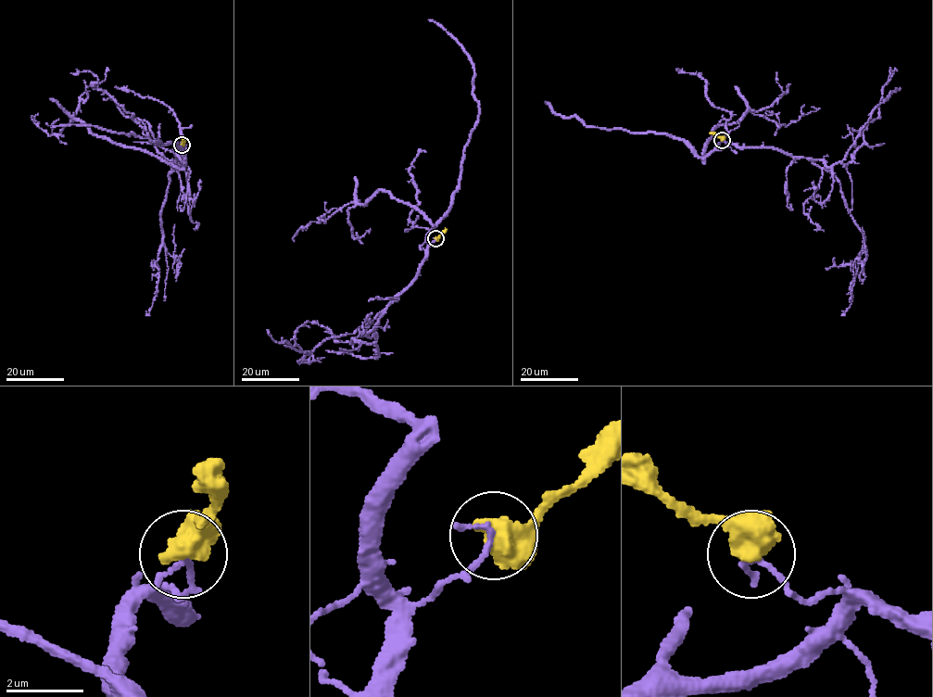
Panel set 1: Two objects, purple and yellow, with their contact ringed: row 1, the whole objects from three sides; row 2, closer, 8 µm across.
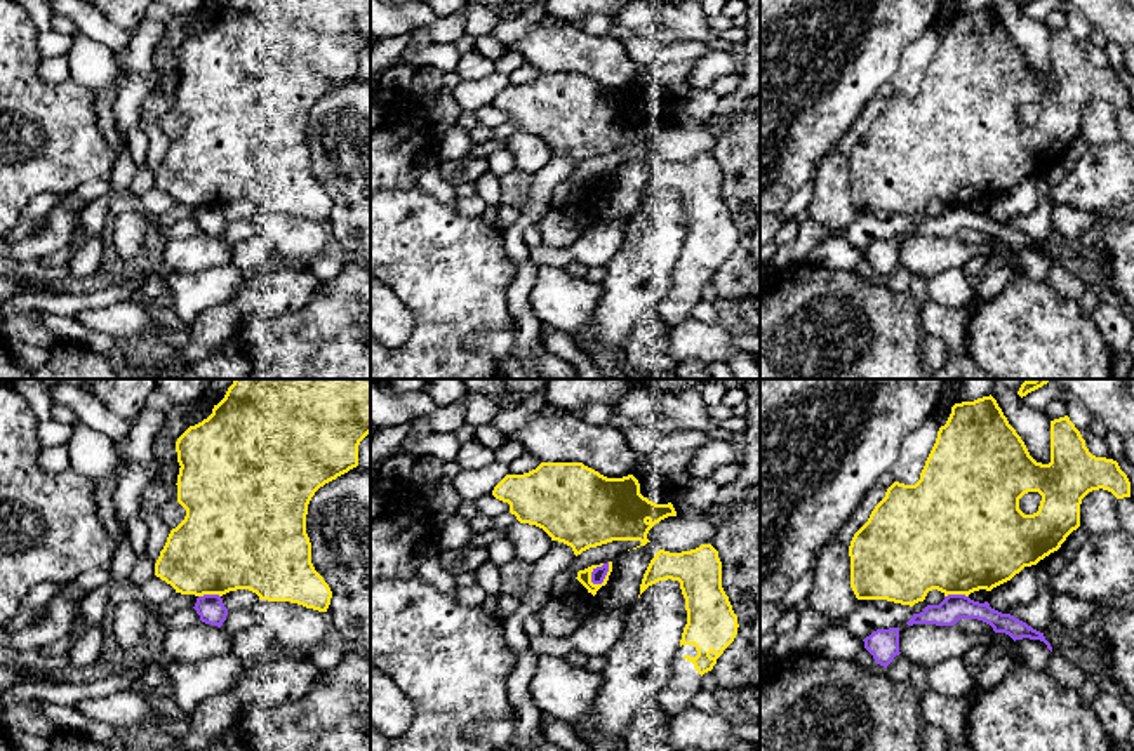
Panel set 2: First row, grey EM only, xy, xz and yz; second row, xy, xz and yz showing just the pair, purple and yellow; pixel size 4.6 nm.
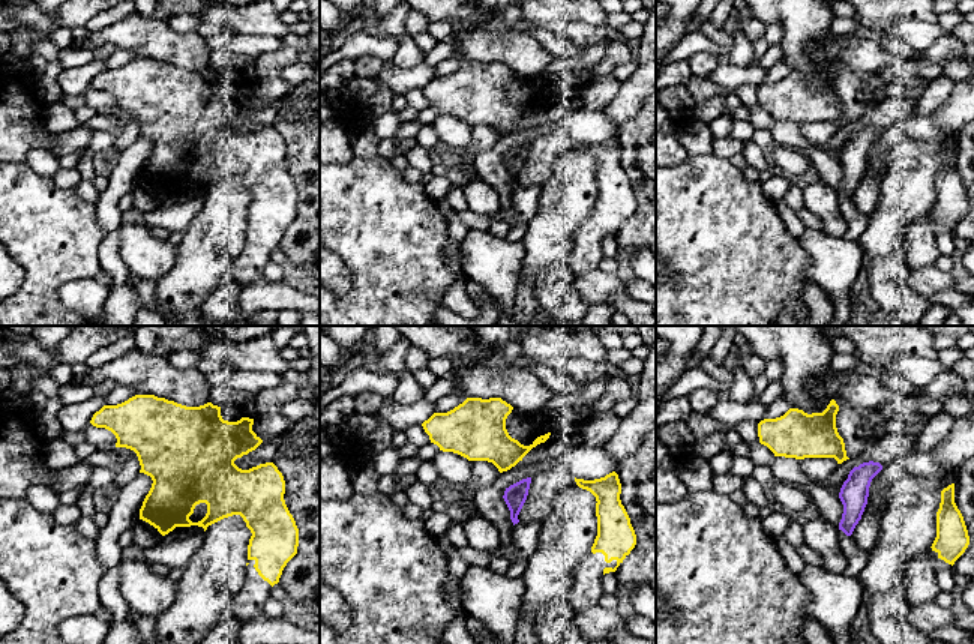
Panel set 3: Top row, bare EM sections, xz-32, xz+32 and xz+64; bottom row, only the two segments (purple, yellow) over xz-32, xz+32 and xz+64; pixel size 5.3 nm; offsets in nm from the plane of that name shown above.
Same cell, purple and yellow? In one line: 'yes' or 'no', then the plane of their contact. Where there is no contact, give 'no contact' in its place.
no; contact in xz

